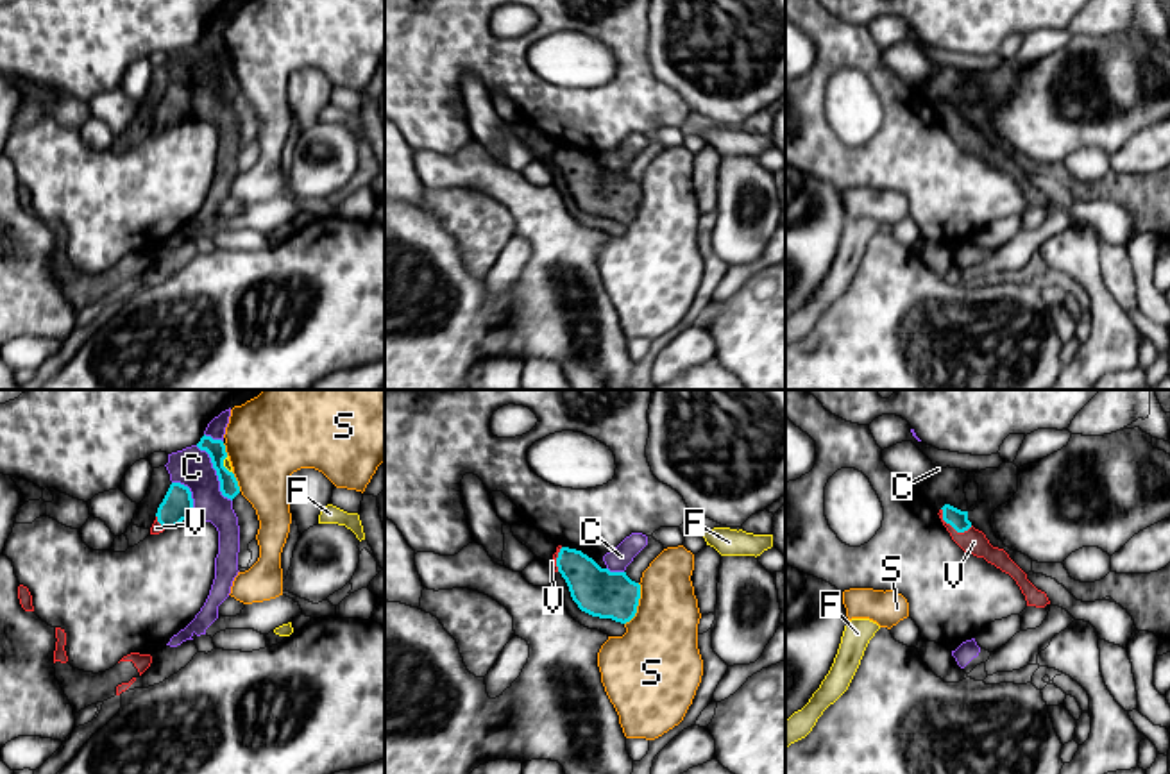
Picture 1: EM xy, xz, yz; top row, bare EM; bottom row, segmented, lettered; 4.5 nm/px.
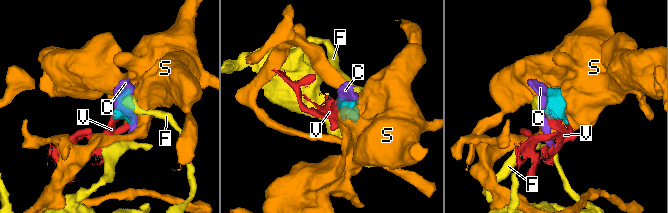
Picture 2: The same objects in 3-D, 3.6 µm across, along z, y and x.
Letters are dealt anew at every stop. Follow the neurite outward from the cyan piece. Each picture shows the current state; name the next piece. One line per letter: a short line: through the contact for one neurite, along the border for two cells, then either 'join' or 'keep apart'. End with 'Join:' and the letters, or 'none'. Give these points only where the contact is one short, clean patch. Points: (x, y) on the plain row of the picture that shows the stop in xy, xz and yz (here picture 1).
C: line xy (195, 45), (208, 54), (219, 90), (231, 100); keep apart
F: line xy (226, 56), (224, 65), (231, 72); keep apart
S: keep apart
V: join
Join: V

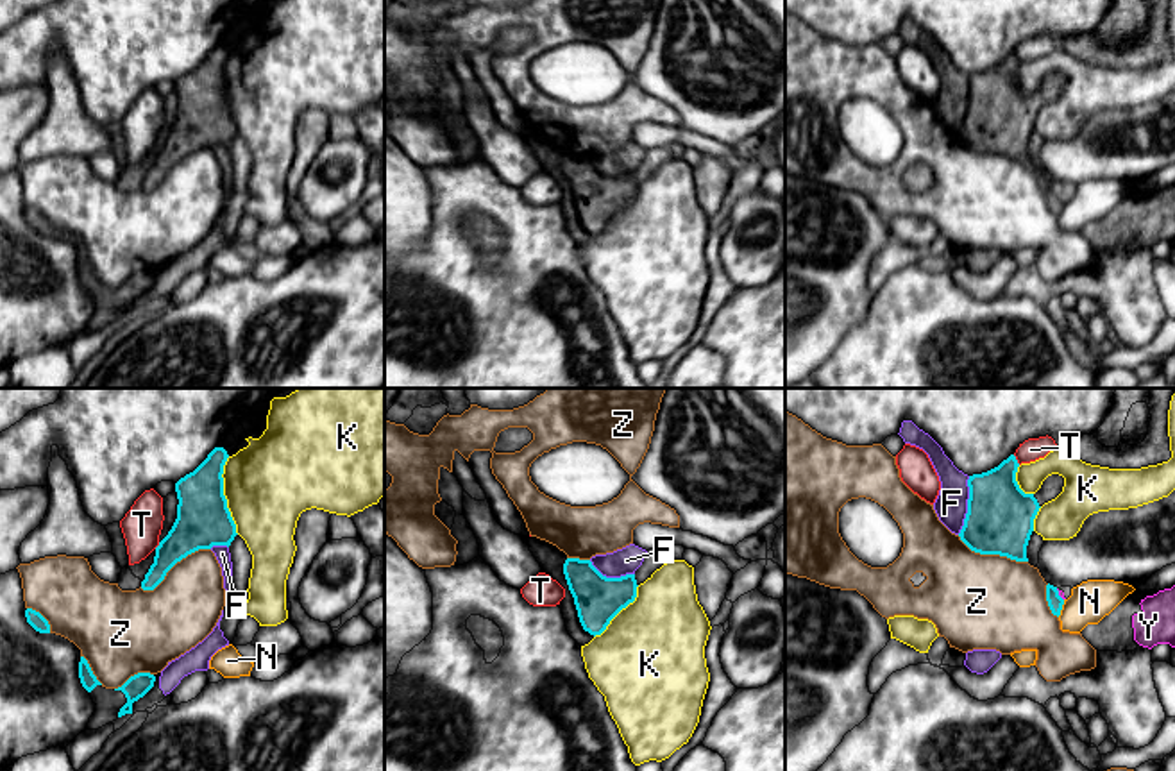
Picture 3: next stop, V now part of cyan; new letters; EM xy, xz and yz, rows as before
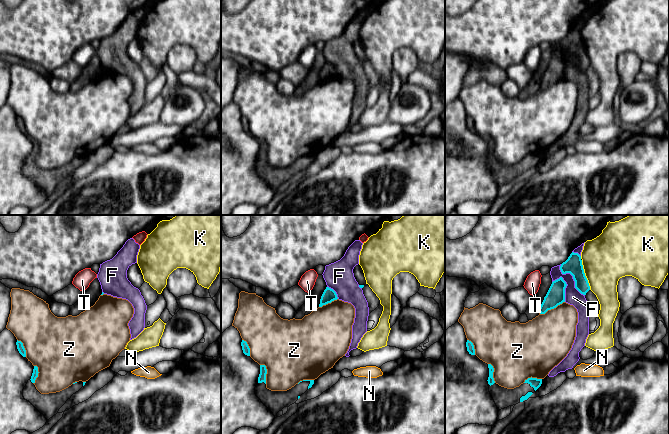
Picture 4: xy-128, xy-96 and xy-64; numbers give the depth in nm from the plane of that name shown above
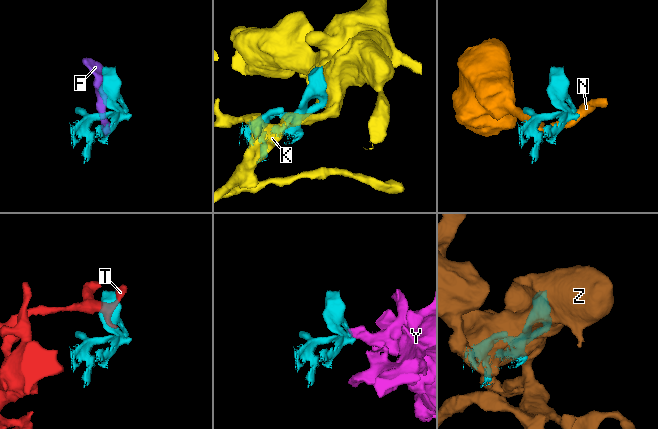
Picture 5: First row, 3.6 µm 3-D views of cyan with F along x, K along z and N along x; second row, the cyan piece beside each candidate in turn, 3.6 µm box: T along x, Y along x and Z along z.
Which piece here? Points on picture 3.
F: line yz (970, 76), (968, 111), (957, 133); keep apart
K: keep apart
N: line yz (1065, 199), (1057, 215); keep apart
T: line yz (1013, 54), (1020, 63); keep apart
Y: keep apart
Z: keep apart
Join: none

